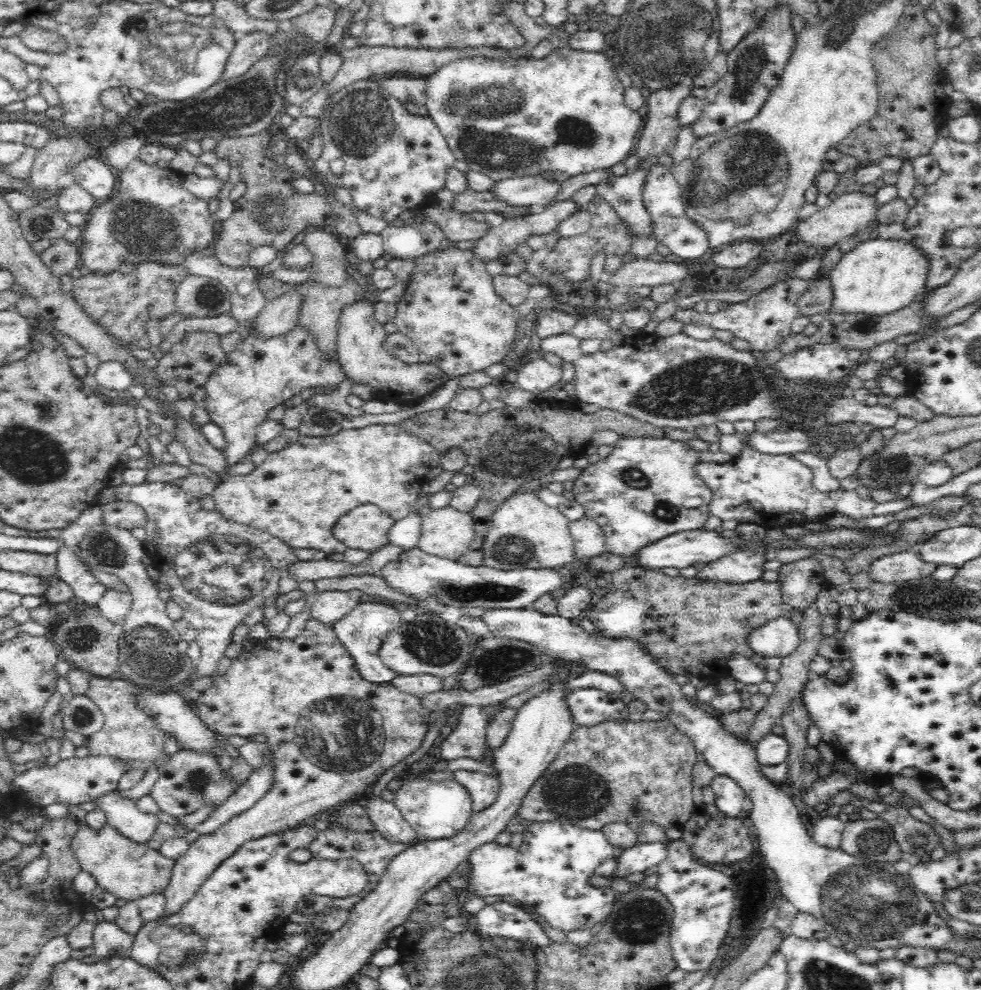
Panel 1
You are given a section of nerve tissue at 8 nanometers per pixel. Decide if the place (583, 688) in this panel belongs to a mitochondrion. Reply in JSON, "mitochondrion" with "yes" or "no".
{"mitochondrion":"no"}

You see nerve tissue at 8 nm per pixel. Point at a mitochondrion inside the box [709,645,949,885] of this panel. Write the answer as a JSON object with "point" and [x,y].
{"point":[889,842]}

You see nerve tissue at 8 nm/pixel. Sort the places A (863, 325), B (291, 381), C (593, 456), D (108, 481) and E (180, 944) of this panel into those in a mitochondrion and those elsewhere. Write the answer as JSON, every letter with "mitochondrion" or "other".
{"A":"mitochondrion","B":"other","C":"other","D":"other","E":"mitochondrion"}

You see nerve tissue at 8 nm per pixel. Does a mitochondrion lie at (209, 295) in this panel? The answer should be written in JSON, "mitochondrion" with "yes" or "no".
{"mitochondrion":"yes"}

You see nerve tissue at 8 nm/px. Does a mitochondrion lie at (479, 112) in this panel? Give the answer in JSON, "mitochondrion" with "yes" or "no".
{"mitochondrion":"yes"}

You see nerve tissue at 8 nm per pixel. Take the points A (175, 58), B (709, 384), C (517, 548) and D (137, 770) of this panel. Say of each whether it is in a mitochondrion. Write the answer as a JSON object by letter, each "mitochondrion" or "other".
{"A":"mitochondrion","B":"mitochondrion","C":"mitochondrion","D":"other"}

